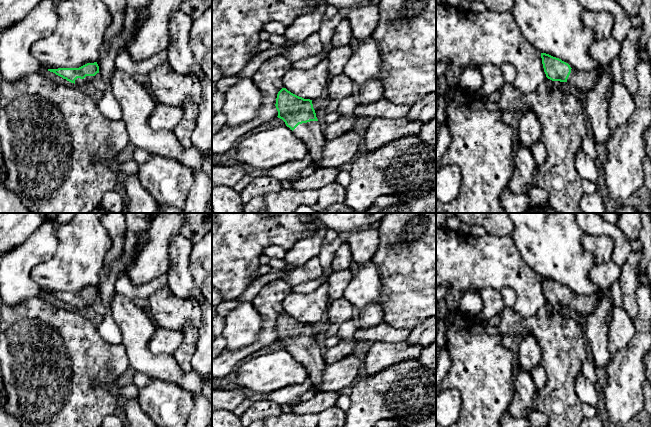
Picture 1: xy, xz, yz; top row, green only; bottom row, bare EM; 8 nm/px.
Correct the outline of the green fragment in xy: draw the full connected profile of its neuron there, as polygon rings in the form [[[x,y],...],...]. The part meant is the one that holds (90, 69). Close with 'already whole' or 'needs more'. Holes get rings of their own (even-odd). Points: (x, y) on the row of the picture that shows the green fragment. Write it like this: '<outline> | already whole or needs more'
[[[97,62],[87,63],[79,68],[58,68],[48,69],[48,71],[66,79],[67,81],[81,85],[87,82],[93,82],[97,73],[99,73],[99,66]]] | needs more

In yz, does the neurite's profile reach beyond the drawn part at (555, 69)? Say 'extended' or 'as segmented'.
extended

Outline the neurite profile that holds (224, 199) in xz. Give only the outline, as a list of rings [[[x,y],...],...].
[[[218,186],[212,188],[212,213],[242,213],[243,202],[233,188]]]

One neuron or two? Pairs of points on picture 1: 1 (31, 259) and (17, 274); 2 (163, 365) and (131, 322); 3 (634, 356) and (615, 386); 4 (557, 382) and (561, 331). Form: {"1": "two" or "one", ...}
{"1": "one", "2": "one", "3": "one", "4": "one"}

